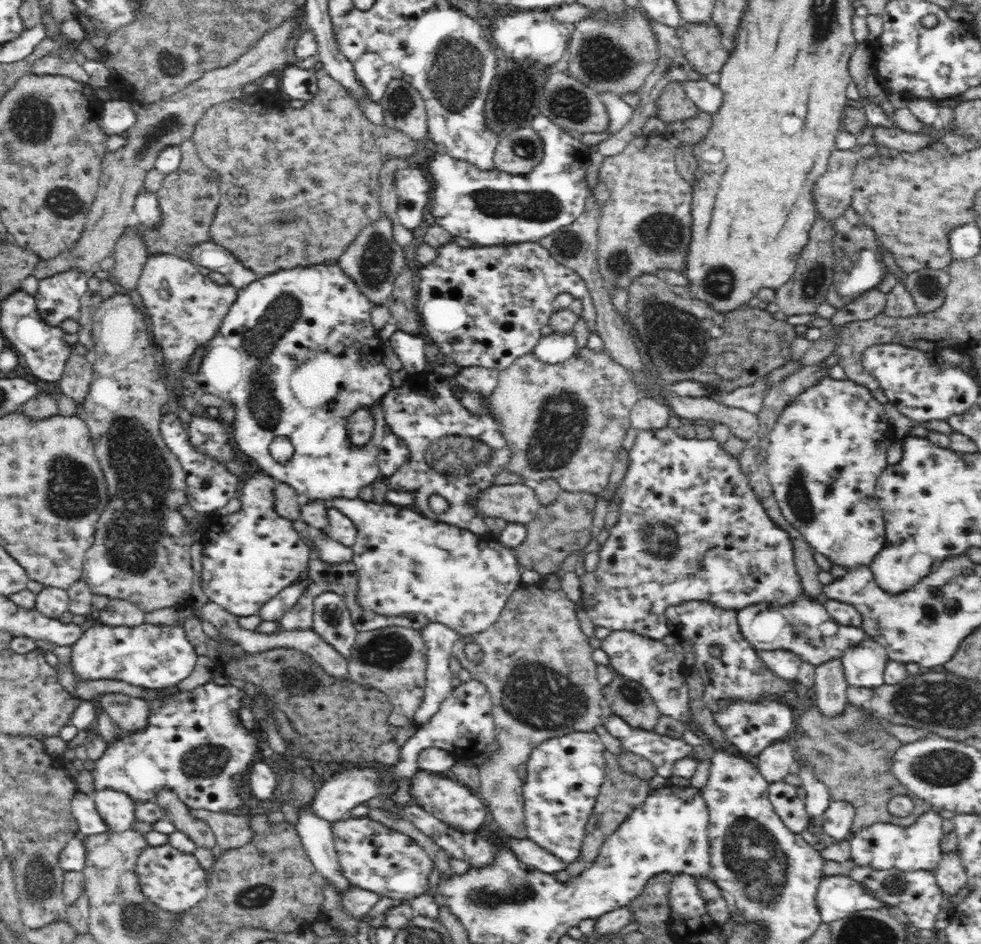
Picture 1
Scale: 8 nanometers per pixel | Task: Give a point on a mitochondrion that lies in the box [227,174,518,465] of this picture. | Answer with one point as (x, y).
(278, 316)

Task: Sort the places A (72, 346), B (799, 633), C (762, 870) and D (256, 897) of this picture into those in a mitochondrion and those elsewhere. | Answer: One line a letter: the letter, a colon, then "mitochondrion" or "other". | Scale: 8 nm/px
A: other
B: mitochondrion
C: mitochondrion
D: mitochondrion

